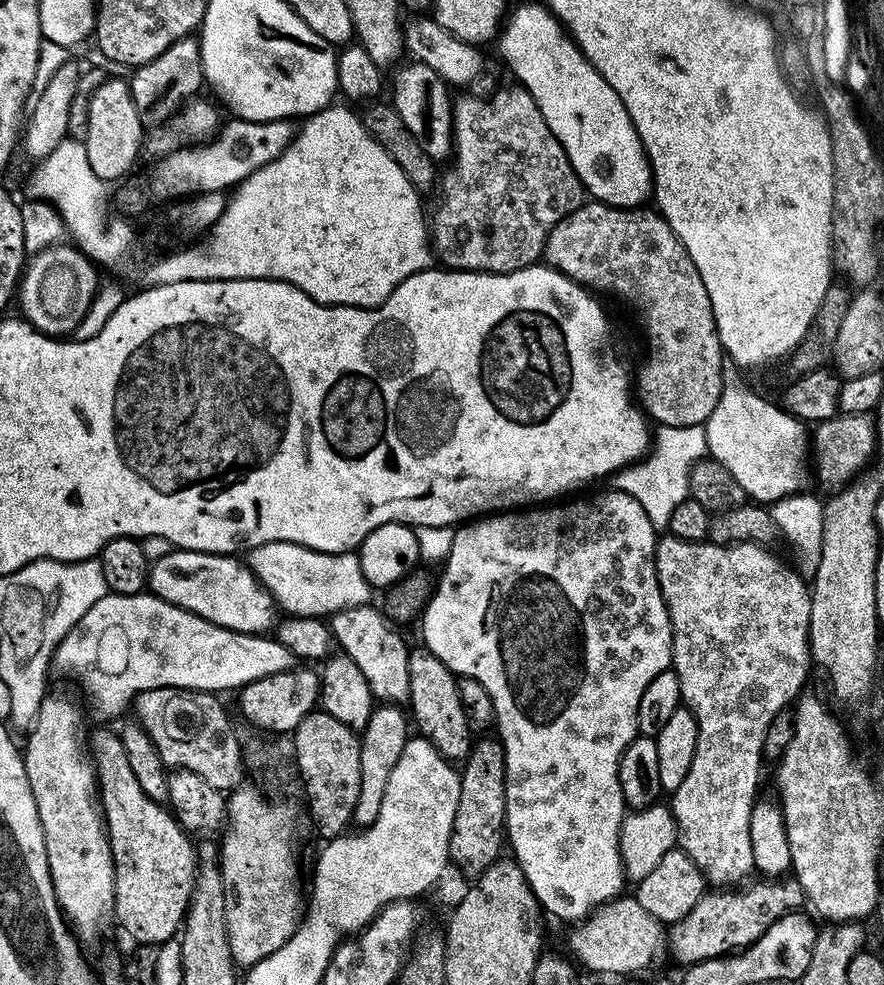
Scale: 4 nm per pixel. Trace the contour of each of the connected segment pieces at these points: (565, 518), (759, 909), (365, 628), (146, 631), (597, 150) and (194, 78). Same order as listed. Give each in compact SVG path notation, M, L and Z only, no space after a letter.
M607 490L585 500L572 500L569 504L552 502L547 506L532 506L527 510L505 510L488 514L457 527L448 548L448 561L440 584L435 585L428 605L424 607L423 647L431 650L437 658L455 672L457 677L469 676L482 686L494 702L496 711L495 731L504 748L506 766L506 814L504 827L506 840L512 844L511 855L519 864L532 893L536 895L541 909L560 920L579 922L591 916L607 900L615 900L625 891L624 863L620 857L620 827L626 815L622 798L622 786L618 782L618 762L626 746L638 734L640 703L646 686L654 678L672 667L672 623L662 598L660 583L656 577L656 541L658 530L651 524L646 511L637 501L624 492Z
M760 878L757 881L757 884L748 882L735 890L705 891L694 910L667 929L666 948L670 956L681 966L725 957L751 945L778 918L797 911L805 903L804 891L795 878Z
M376 606L347 608L331 617L330 627L339 651L352 659L362 674L366 674L366 682L377 701L399 706L409 703L410 644L400 637L401 629L383 611L379 612Z
M151 594L139 596L107 595L94 602L82 618L62 638L56 647L55 671L73 676L84 687L92 704L104 716L116 716L124 707L131 705L141 692L159 688L186 688L190 692L221 694L227 688L239 690L244 685L266 674L278 674L293 667L294 658L286 646L268 634L235 632L217 624L211 624L185 608L174 606Z
M543 3L520 4L515 8L516 5L507 13L498 37L500 56L520 79L517 80L519 87L531 94L538 110L542 110L542 118L546 118L546 126L550 126L554 138L562 142L570 158L570 166L574 166L578 178L584 183L585 193L593 201L609 204L611 208L641 207L653 191L652 168L634 130L634 122L630 122L630 114L626 114L626 106L622 106L622 98L610 90L610 82L594 70L564 25Z
M195 35L182 37L178 42L174 42L174 46L162 50L162 54L158 54L158 58L139 65L133 72L136 73L130 76L130 83L132 85L132 97L137 108L141 110L147 110L149 108L154 115L166 116L166 118L171 117L173 113L183 108L186 101L189 98L195 97L199 93L196 91L200 87L203 89L206 84L204 68L200 64L200 41Z

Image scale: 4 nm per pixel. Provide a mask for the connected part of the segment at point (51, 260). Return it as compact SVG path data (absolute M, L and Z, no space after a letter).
M61 242L53 244L50 248L41 248L27 263L22 274L22 281L18 286L18 304L20 300L20 308L24 311L21 312L23 319L27 320L33 328L45 332L47 336L64 338L75 333L77 326L84 321L84 315L88 313L88 308L92 304L92 297L98 291L96 271L98 270L93 261L81 254L80 250L71 243Z

